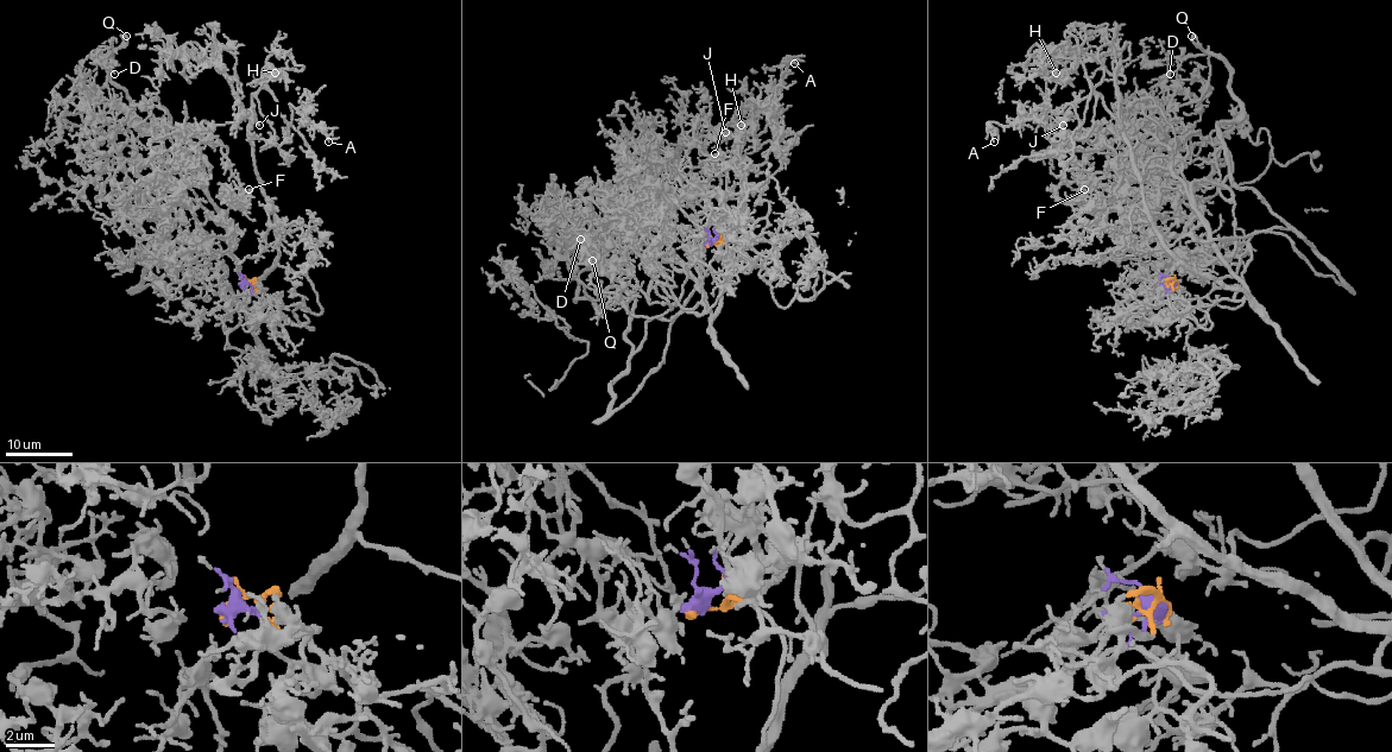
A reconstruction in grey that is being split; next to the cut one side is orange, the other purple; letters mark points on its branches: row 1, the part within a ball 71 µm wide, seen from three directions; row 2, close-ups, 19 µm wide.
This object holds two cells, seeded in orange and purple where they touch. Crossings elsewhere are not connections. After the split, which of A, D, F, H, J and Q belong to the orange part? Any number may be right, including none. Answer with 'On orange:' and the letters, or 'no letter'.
On orange: A, F, H, J

